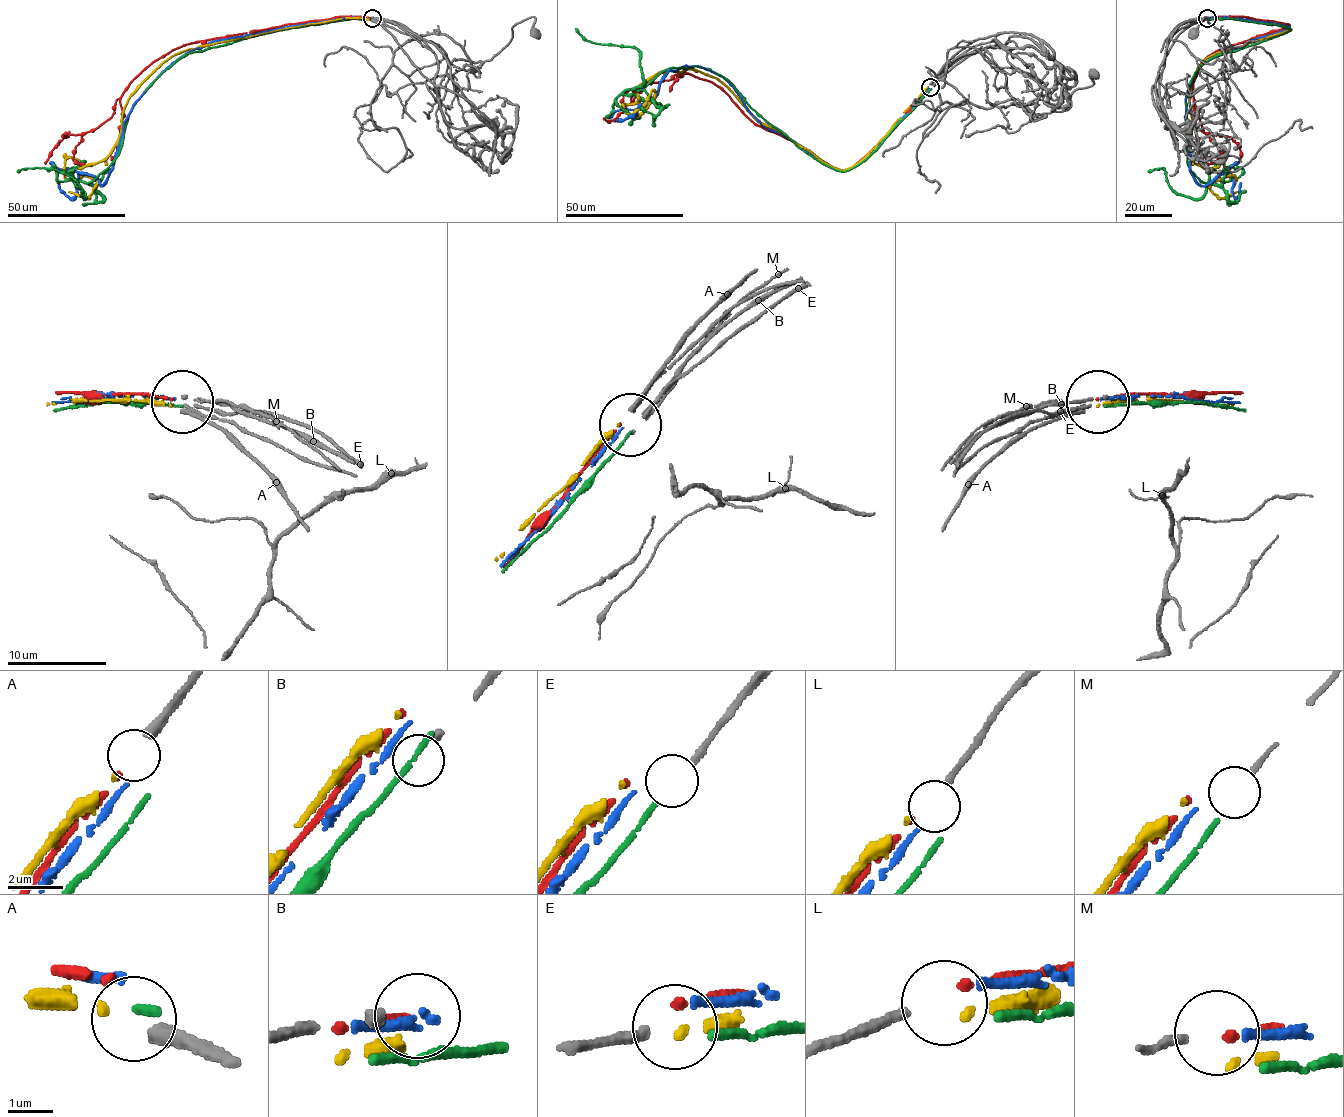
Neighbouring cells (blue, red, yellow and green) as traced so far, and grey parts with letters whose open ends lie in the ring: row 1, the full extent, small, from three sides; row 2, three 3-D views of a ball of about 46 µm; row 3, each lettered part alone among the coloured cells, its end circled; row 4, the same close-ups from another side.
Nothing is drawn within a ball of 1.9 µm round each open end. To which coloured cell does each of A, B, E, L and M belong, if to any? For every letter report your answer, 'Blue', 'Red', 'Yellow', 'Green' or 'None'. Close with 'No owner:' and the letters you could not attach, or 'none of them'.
A: Yellow
B: None
E: Green
L: Red
M: None
No owner: B, M

